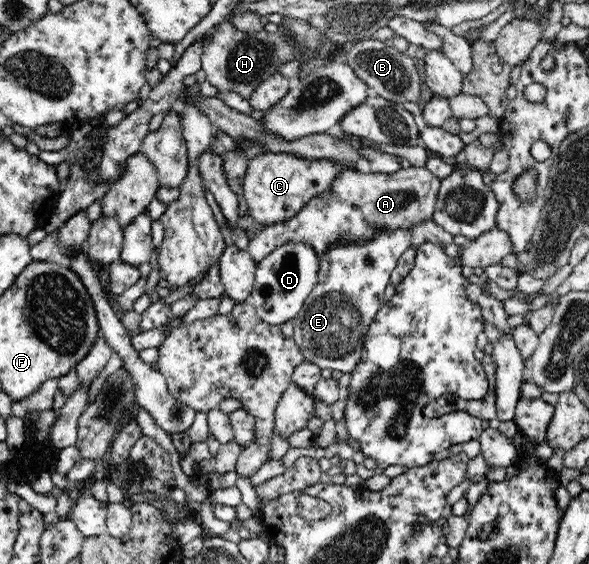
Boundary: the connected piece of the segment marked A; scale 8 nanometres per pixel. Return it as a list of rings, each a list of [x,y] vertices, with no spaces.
[[[409,167],[393,174],[372,172],[359,173],[355,168],[345,168],[339,178],[335,178],[329,186],[329,190],[317,194],[315,198],[303,206],[303,208],[289,220],[265,226],[262,231],[255,232],[255,237],[248,243],[248,253],[251,258],[258,263],[263,260],[272,250],[286,242],[293,241],[309,244],[315,249],[317,256],[334,245],[335,241],[368,241],[379,229],[405,229],[410,230],[411,226],[424,223],[433,216],[440,178],[437,178],[429,169],[425,167]]]

